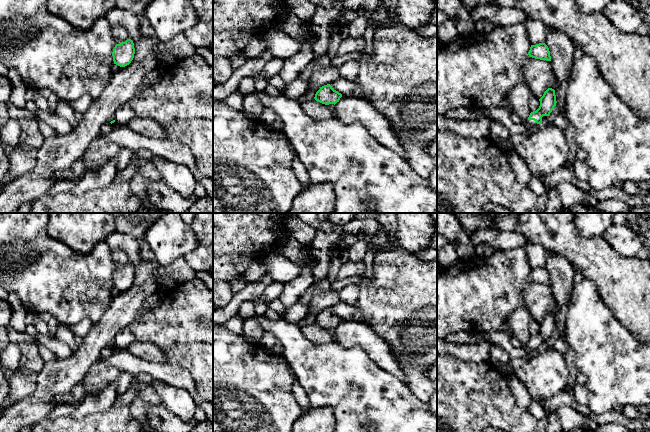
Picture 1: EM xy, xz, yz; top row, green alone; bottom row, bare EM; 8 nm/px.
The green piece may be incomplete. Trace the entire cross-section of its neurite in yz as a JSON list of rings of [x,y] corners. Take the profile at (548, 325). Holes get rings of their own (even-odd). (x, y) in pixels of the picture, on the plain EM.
[[[548,312],[539,325],[539,332],[536,335],[531,336],[528,344],[526,345],[526,348],[529,351],[540,348],[547,340],[550,339],[557,327],[555,314]]]

